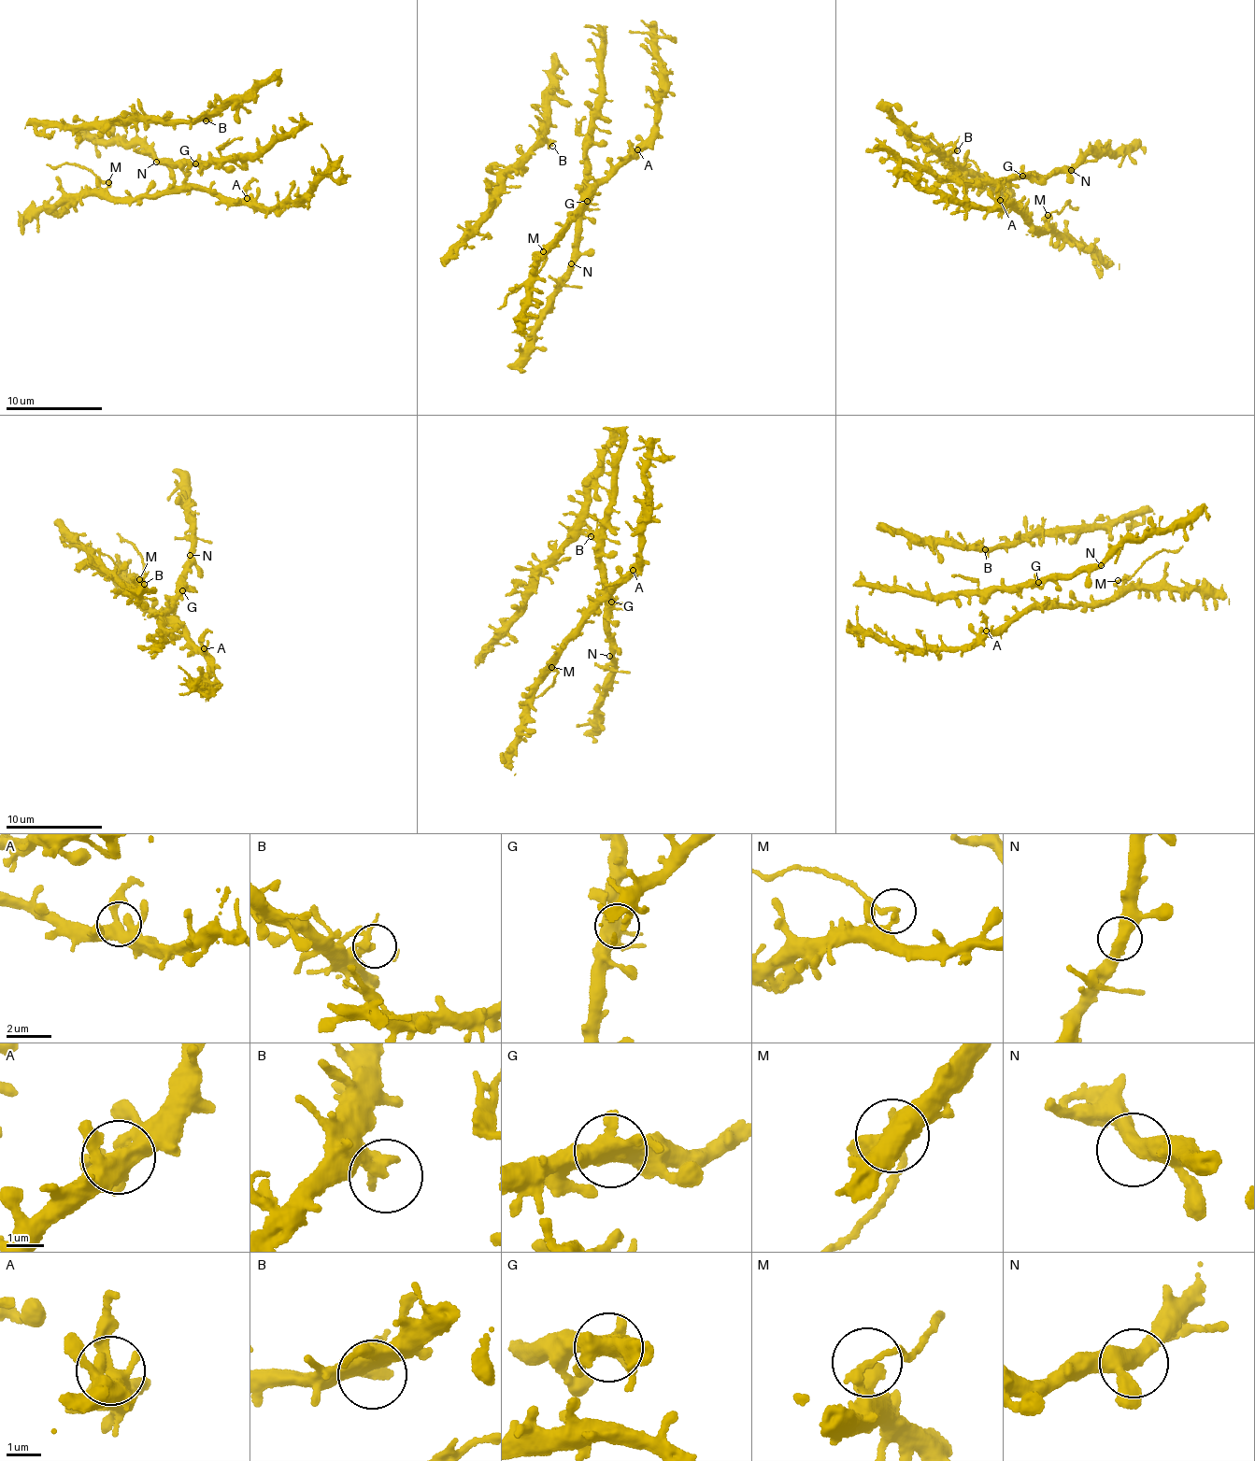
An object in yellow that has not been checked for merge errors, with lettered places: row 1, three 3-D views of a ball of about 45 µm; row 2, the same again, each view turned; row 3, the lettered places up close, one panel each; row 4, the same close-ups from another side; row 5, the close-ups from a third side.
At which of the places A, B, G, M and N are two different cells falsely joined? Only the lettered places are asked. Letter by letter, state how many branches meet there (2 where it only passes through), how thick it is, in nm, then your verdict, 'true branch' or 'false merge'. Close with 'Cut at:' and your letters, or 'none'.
A: 4 | 420 nm | true branch
B: 3 | 240 nm | true branch
G: 4 | 480 nm | true branch
M: 2 | 200 nm | false merge
N: 2 | 440 nm | true branch
Cut at: M

